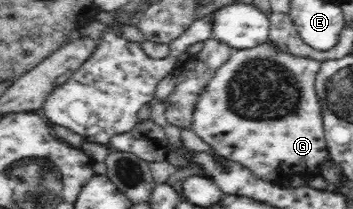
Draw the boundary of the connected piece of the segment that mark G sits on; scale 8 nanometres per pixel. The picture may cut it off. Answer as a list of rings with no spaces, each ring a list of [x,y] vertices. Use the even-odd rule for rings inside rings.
[[[270,41],[251,49],[231,50],[229,61],[215,71],[207,88],[199,95],[191,129],[222,158],[244,165],[262,180],[273,182],[283,175],[295,173],[317,176],[321,172],[321,163],[330,159],[315,88],[320,67],[320,61],[293,57],[286,51],[279,51]]]

